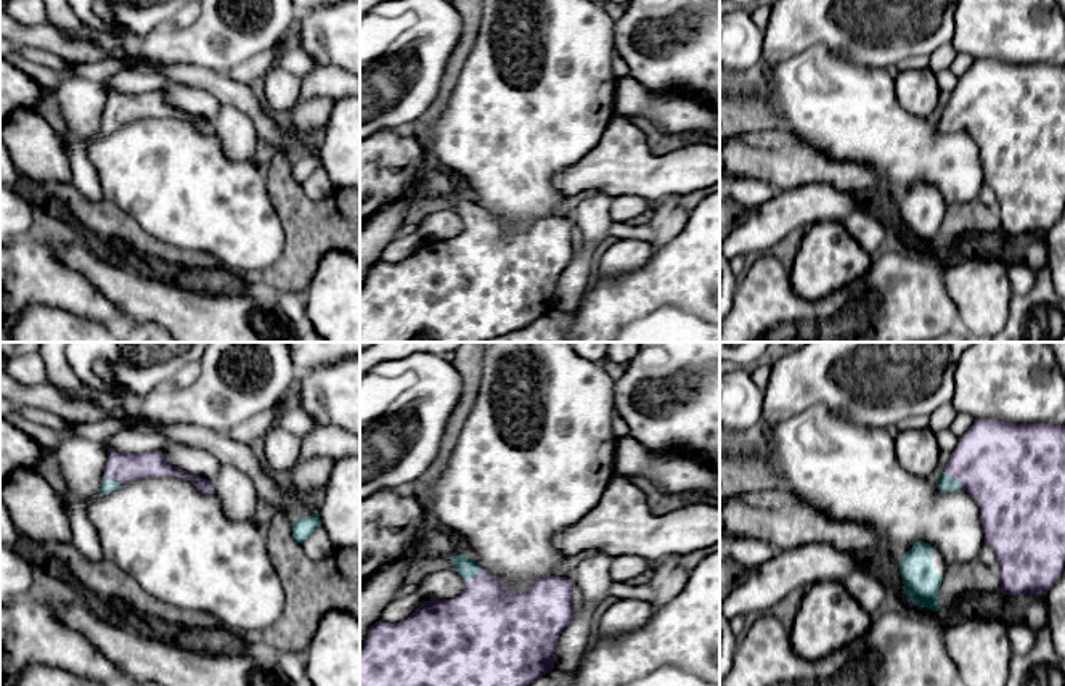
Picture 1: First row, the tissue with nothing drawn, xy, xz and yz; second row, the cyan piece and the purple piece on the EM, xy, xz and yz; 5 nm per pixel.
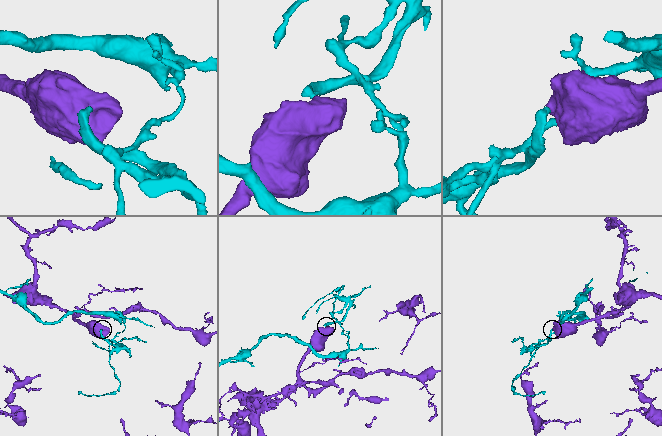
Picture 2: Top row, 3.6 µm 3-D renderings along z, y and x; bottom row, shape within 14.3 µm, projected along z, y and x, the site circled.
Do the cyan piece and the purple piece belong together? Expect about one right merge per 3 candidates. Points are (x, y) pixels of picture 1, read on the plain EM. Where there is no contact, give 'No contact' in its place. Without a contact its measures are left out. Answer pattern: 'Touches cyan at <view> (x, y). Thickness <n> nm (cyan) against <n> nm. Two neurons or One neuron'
Touches cyan at yz (953, 119). Thickness 90 nm (cyan) against 420 nm. One neuron

